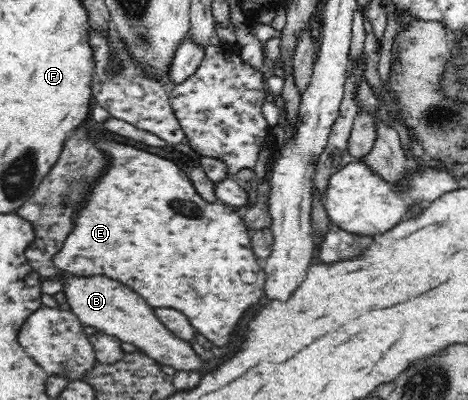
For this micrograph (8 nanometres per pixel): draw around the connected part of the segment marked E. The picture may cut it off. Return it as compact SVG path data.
M104 139L92 140L108 157L108 170L104 170L104 174L100 176L102 180L96 180L96 188L90 190L92 194L88 196L88 204L84 204L74 218L74 228L68 234L64 241L64 246L54 256L52 262L60 270L66 270L75 276L107 276L112 280L117 280L137 292L144 300L154 308L174 308L184 313L190 324L196 328L197 332L206 336L206 338L216 346L228 346L236 334L236 330L240 328L242 320L250 314L250 310L254 310L254 306L258 304L258 300L264 296L264 281L265 272L263 271L263 264L254 255L251 246L251 231L246 227L246 223L242 220L240 213L236 213L232 207L227 206L220 200L215 203L206 201L205 198L200 196L200 193L194 188L191 178L188 177L186 172L182 171L176 163L156 156L143 149L138 149L131 145L118 143L116 141L108 141Z

